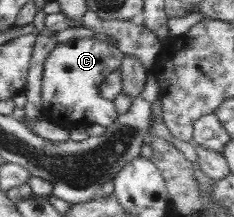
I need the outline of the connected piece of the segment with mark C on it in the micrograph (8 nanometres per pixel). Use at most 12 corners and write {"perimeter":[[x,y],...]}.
{"perimeter":[[70,39],[43,64],[44,119],[71,130],[118,118],[100,85],[123,52]]}

